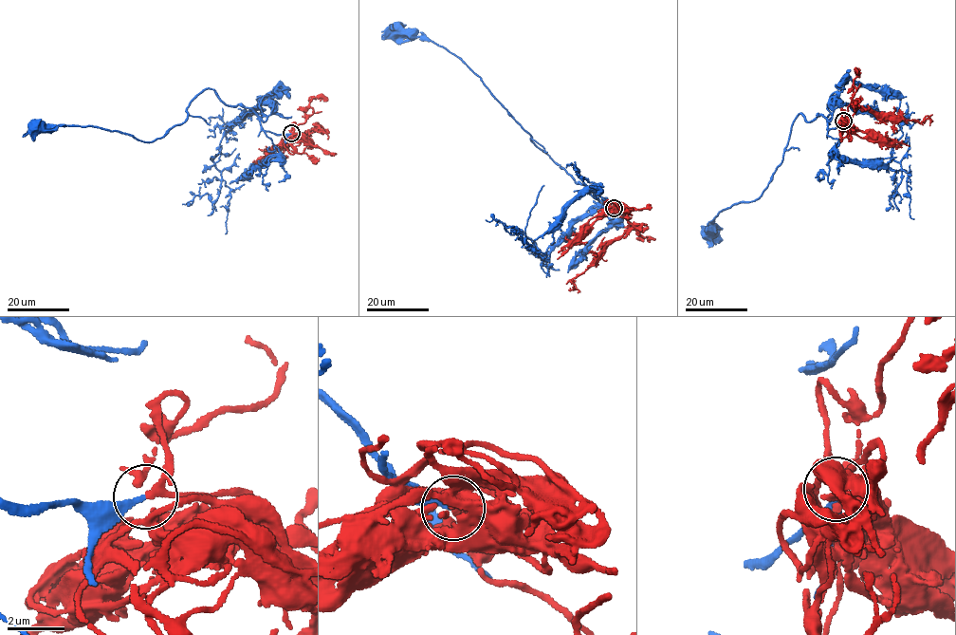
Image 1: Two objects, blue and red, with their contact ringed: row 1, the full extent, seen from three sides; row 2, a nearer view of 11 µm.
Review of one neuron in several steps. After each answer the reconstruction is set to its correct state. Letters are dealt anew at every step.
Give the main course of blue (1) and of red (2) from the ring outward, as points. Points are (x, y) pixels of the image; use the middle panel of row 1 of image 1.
1: (615, 208), (593, 190), (577, 183), (536, 145), (481, 79), (457, 57), (431, 41), (409, 39), (398, 29)
2: (615, 208), (631, 217), (629, 227), (587, 269), (573, 279), (576, 288), (572, 287)

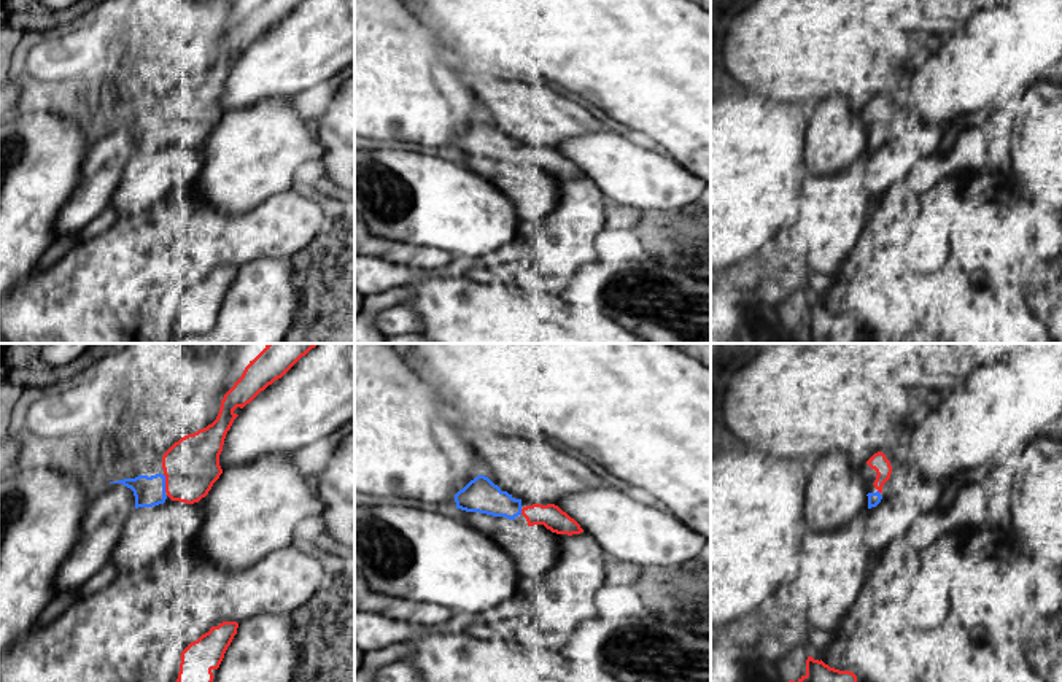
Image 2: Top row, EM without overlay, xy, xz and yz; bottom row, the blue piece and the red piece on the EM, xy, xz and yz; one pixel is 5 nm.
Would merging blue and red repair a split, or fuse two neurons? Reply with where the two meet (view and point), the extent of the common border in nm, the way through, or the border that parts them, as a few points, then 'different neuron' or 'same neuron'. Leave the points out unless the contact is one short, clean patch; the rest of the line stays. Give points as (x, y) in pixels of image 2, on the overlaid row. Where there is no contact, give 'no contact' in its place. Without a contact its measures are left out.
xy (164, 484) | 100 nm | same neuron

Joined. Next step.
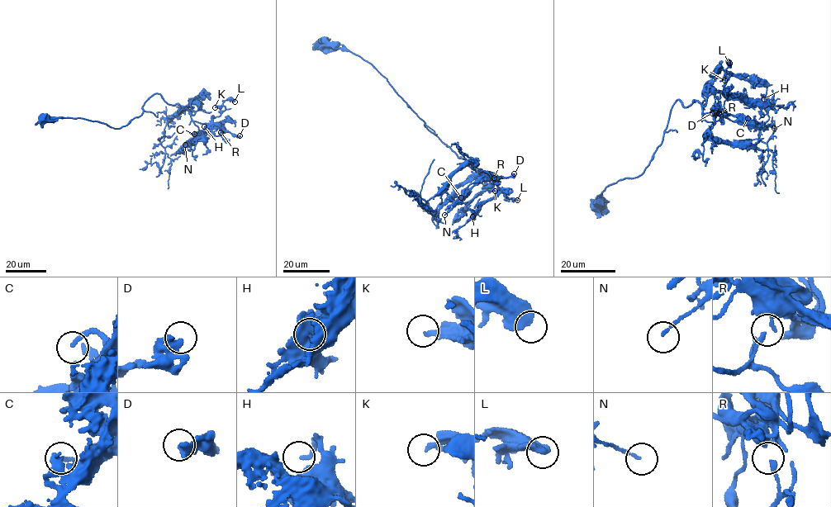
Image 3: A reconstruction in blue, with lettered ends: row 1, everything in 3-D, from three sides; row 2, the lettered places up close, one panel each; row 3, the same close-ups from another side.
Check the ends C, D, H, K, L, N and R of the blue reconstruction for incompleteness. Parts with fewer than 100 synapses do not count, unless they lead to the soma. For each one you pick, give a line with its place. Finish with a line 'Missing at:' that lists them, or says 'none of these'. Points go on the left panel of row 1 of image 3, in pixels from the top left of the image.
Missing at: none of these

